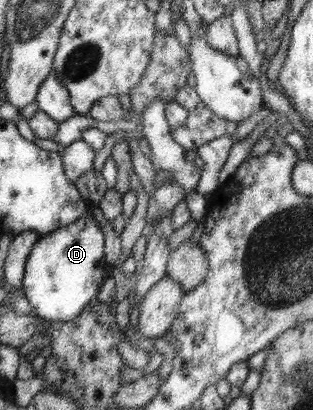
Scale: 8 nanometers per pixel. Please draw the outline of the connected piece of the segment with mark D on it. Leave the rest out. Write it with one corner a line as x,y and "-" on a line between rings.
86,212
76,222
40,237
26,261
21,290
32,306
33,314
40,320
67,322
77,318
93,298
97,298
102,285
108,278
109,266
110,264
105,260
101,226
92,214

